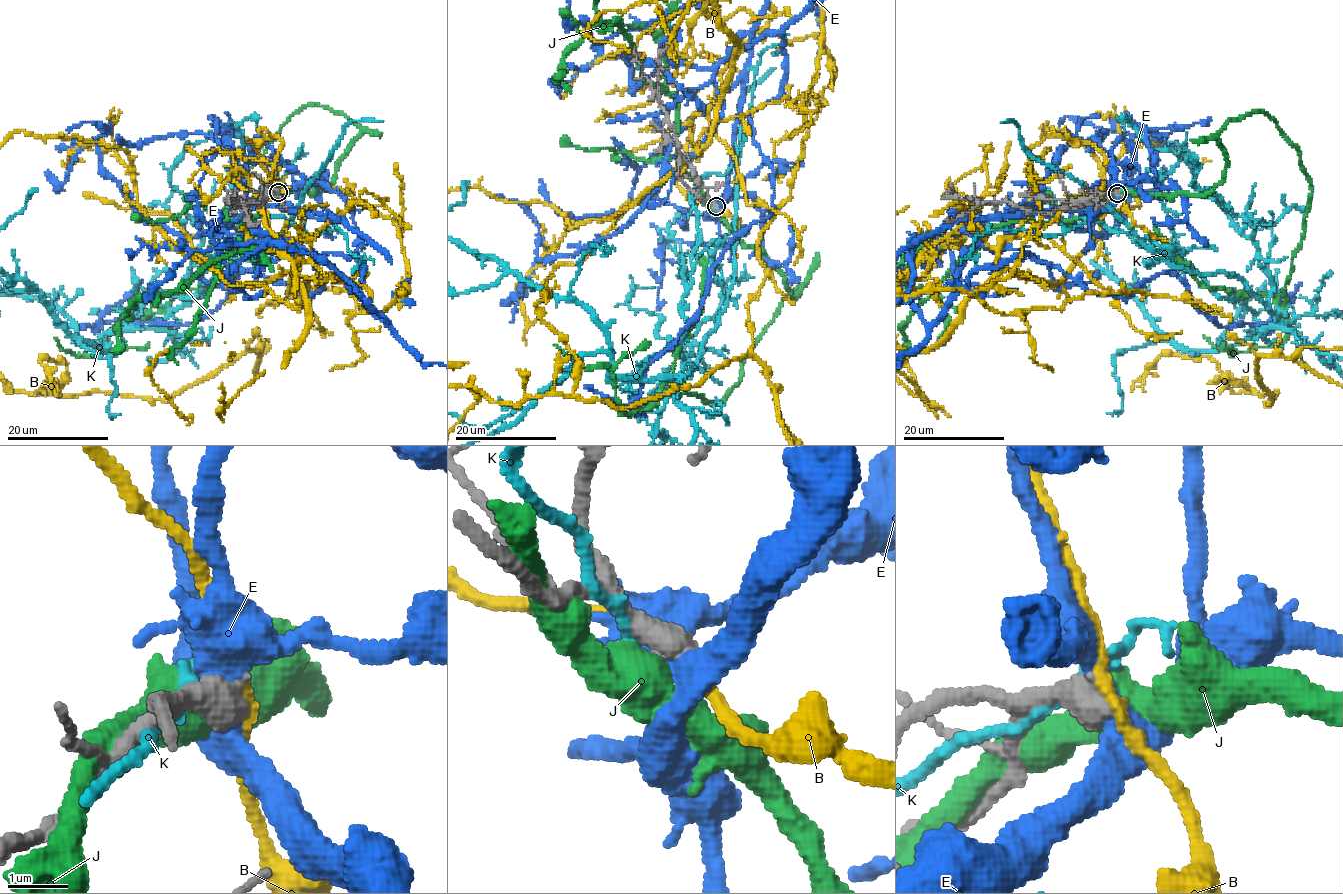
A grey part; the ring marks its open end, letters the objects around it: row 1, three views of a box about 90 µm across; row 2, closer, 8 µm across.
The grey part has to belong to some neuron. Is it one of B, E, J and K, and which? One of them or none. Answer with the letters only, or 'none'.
none

